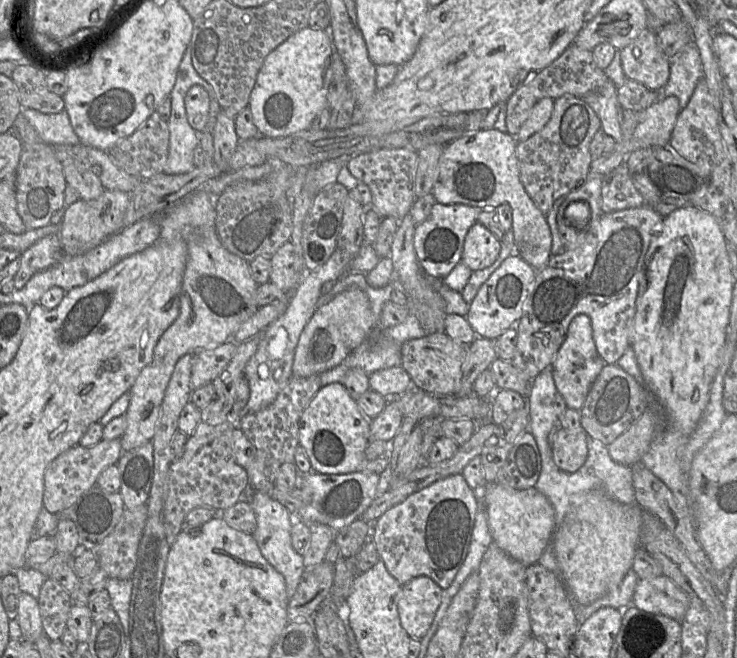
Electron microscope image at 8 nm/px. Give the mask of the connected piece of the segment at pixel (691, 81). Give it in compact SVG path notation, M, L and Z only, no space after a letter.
M694 43L670 57L670 76L666 85L658 92L659 97L675 96L680 110L685 108L699 80L703 78L699 51Z

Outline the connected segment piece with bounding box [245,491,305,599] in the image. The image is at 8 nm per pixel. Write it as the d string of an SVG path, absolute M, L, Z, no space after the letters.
M248 491L245 498L256 515L256 530L252 536L263 557L284 577L287 598L291 599L305 569L303 555L298 554L292 546L291 528L295 518L285 506L266 493Z

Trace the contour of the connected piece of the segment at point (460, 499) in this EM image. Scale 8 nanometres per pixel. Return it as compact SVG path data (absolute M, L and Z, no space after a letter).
M454 474L444 479L435 481L431 485L411 494L403 502L396 504L390 509L388 509L372 524L371 539L374 542L376 549L379 553L380 559L384 562L387 571L392 577L394 577L399 582L399 584L405 585L417 576L427 576L431 578L443 590L445 590L452 584L457 572L459 571L468 554L478 508L478 495L473 489L469 487L462 474Z

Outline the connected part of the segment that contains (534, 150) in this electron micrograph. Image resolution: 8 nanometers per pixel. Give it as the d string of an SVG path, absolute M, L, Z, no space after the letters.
M565 94L554 101L547 124L526 141L517 142L521 183L544 215L555 201L585 183L592 162L589 145L599 129L601 122L595 111L582 99Z

